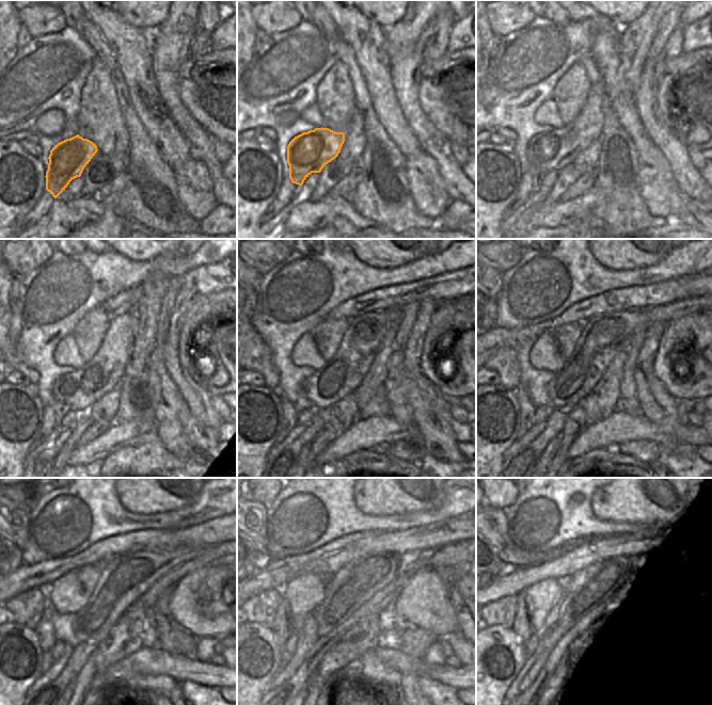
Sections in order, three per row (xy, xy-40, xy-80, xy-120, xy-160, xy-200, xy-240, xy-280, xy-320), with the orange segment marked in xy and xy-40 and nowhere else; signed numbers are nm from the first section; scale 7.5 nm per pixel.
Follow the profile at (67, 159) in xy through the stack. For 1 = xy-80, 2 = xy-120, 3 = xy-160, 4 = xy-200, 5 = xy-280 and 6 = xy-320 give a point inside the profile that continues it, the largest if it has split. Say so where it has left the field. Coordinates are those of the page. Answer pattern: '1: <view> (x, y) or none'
1: xy-80 (553, 150)
2: xy-120 (82, 387)
3: xy-160 (343, 373)
4: xy-200 (604, 336)
5: xy-280 (356, 583)
6: xy-320 (591, 587)

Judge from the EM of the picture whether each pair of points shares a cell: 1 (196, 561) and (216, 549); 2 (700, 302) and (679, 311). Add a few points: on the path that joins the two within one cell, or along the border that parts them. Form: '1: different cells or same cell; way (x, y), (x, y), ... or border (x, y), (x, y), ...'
1: same cell; way (201, 557), (211, 554)
2: same cell; way (695, 305), (684, 307)

